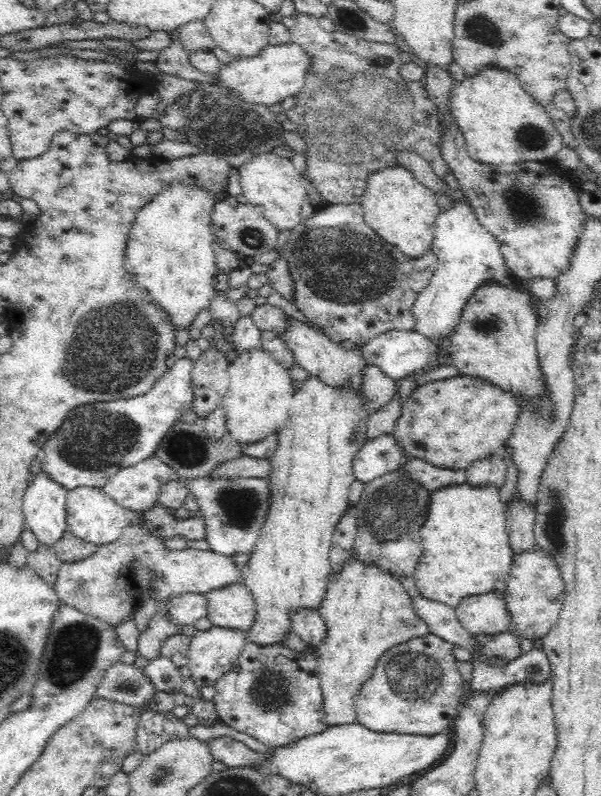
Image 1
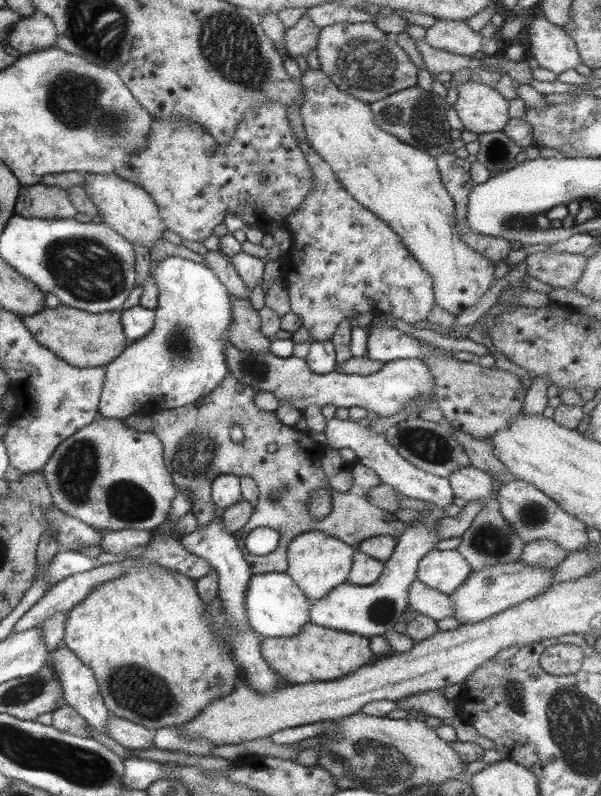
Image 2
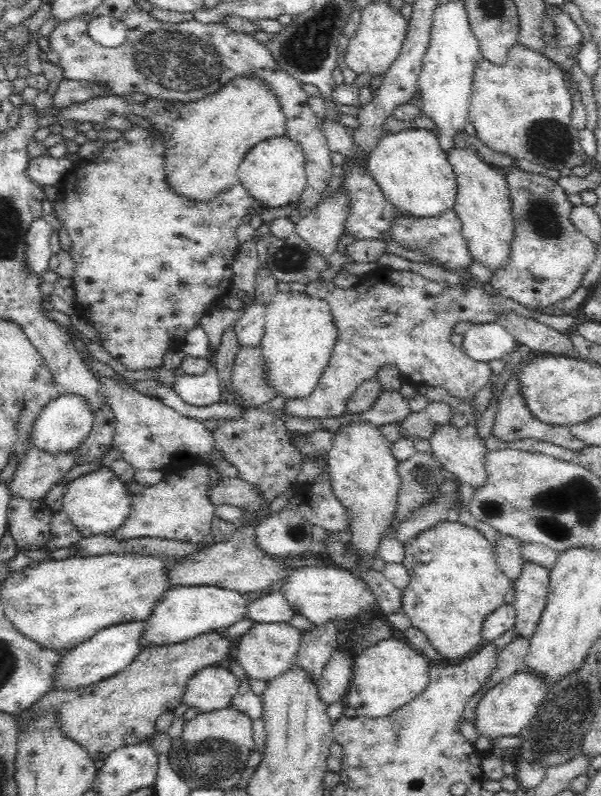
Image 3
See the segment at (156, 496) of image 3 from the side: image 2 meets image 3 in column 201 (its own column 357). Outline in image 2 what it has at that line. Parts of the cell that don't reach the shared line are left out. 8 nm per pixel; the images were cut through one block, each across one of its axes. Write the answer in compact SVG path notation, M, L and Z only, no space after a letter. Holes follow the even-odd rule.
M228 373L224 377L224 381L212 393L208 394L205 398L197 400L196 404L182 406L178 409L164 410L159 413L138 413L126 417L122 421L126 427L142 434L152 432L161 441L166 469L170 472L172 481L178 491L188 490L188 496L192 500L191 512L194 513L196 520L198 520L197 530L206 527L206 524L210 524L214 520L214 516L216 516L214 512L216 512L217 506L211 497L212 482L218 476L230 474L236 477L248 476L256 481L259 488L259 501L254 507L250 520L246 522L241 530L232 534L254 575L272 571L286 573L286 570L288 570L286 552L290 542L307 531L321 531L355 549L360 547L360 544L364 540L371 537L387 535L396 540L400 539L402 534L409 528L408 523L396 519L391 512L378 508L378 506L370 503L368 498L366 498L368 490L381 483L378 474L374 470L358 464L353 466L354 484L348 491L340 493L334 490L328 482L321 462L325 456L324 450L326 446L314 442L309 437L308 432L300 432L290 426L281 424L275 412L259 410L258 406L254 403L258 391L258 388L252 389L252 387L238 382L238 379ZM234 426L238 426L245 434L245 440L241 444L235 444L231 440L231 431ZM320 489L328 489L330 491L333 507L328 516L324 516L322 520L316 520L308 512L308 499L310 499L310 495L314 491ZM264 527L272 528L278 532L279 544L274 552L266 556L256 556L246 548L246 538L248 538L248 534L254 528Z

